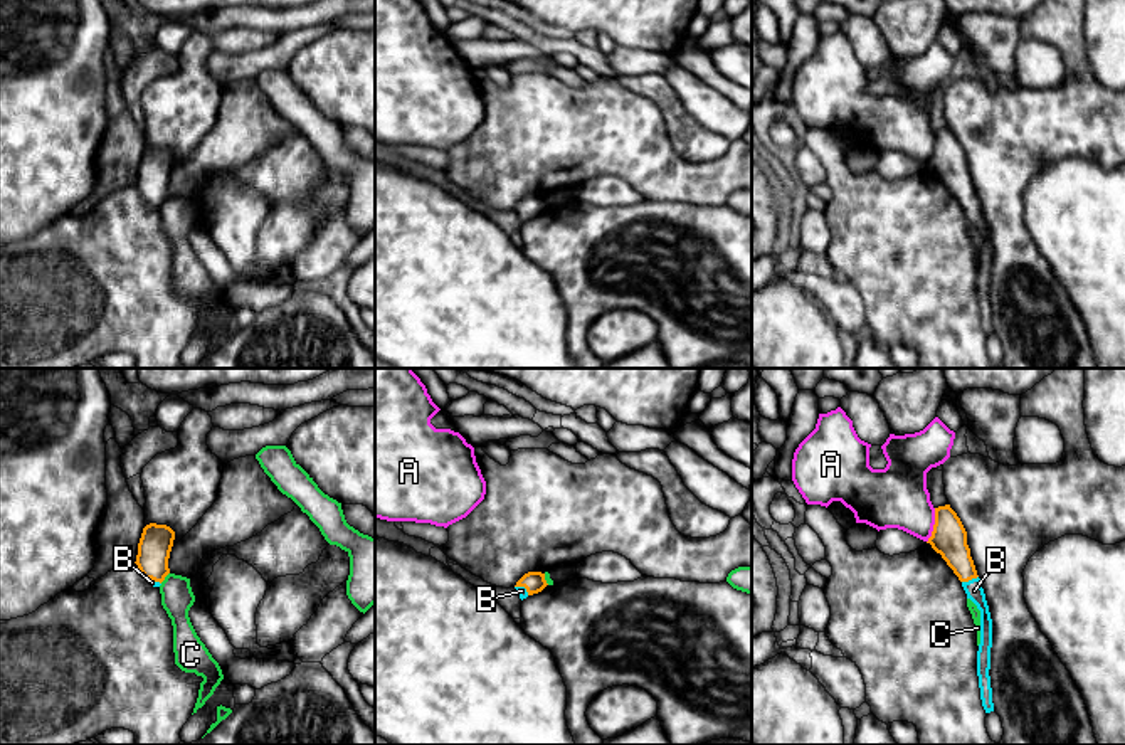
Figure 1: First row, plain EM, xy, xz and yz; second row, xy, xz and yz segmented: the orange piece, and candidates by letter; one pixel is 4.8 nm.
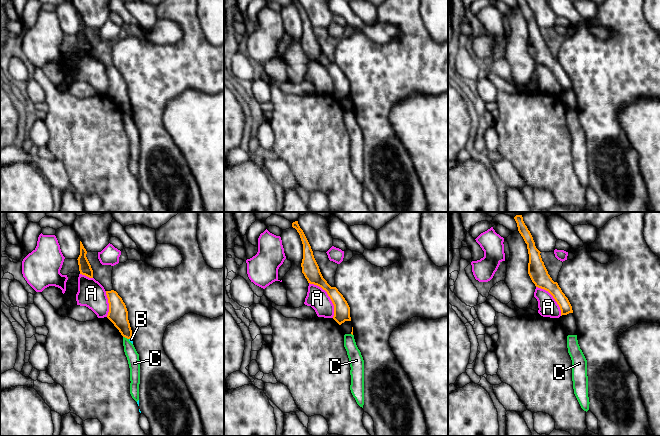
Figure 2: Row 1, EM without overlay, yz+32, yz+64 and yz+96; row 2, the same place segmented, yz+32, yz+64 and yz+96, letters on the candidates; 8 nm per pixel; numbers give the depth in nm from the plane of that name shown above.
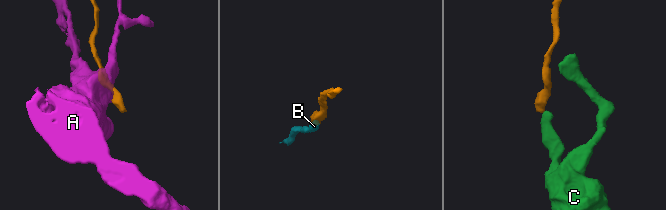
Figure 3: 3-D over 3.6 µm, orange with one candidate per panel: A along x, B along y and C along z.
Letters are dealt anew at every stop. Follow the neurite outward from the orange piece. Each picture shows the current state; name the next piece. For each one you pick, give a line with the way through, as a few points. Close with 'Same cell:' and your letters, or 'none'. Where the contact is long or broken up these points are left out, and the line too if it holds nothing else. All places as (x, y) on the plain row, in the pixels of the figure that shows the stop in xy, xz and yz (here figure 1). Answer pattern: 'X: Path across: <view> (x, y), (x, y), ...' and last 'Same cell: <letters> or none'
B: Path across: yz (949, 162), (969, 202), (974, 214)
Same cell: B

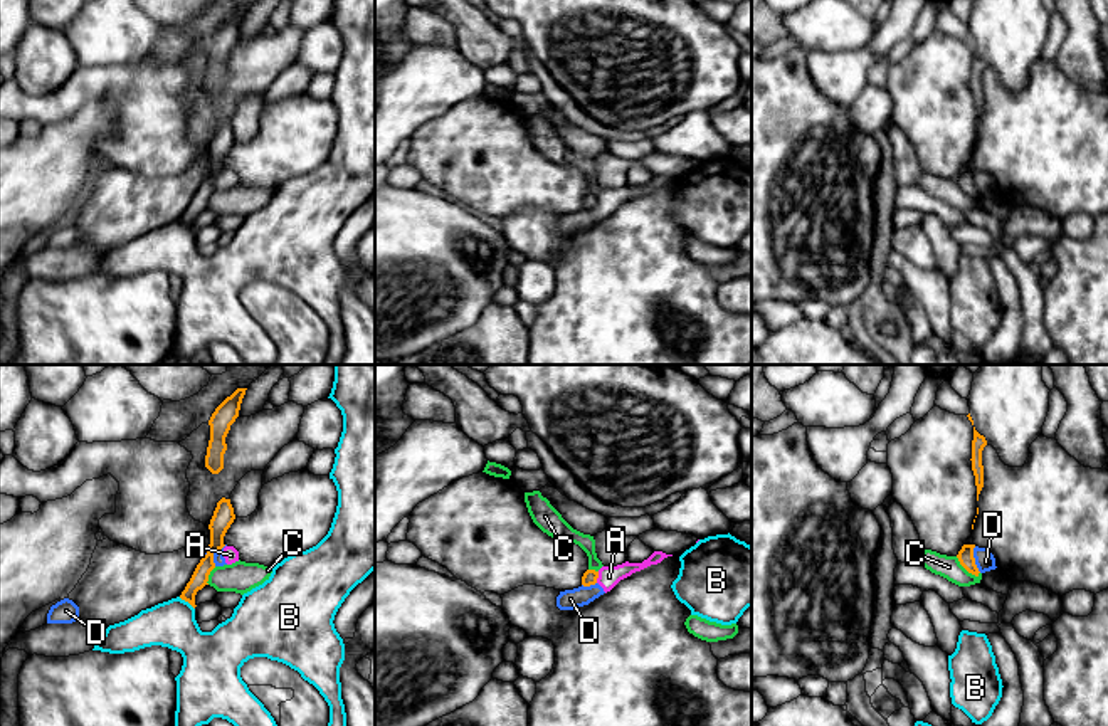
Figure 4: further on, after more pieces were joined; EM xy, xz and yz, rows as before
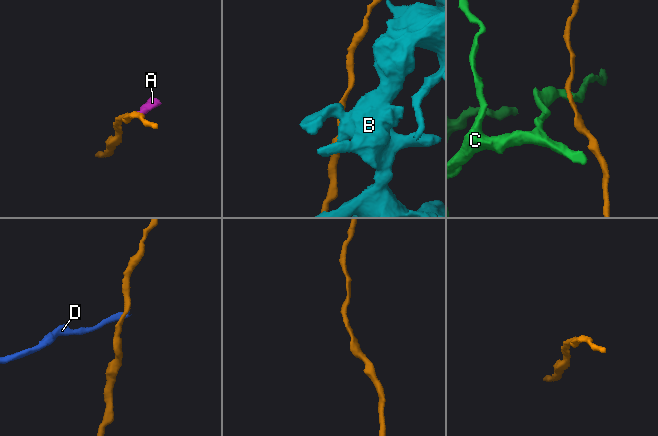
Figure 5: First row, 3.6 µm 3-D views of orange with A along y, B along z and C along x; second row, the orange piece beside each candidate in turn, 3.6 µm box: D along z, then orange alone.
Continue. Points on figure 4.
Same cell: none

